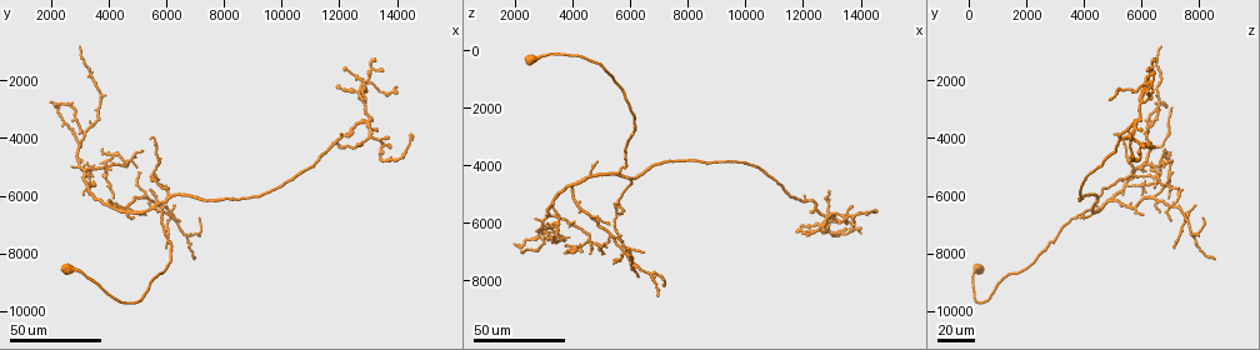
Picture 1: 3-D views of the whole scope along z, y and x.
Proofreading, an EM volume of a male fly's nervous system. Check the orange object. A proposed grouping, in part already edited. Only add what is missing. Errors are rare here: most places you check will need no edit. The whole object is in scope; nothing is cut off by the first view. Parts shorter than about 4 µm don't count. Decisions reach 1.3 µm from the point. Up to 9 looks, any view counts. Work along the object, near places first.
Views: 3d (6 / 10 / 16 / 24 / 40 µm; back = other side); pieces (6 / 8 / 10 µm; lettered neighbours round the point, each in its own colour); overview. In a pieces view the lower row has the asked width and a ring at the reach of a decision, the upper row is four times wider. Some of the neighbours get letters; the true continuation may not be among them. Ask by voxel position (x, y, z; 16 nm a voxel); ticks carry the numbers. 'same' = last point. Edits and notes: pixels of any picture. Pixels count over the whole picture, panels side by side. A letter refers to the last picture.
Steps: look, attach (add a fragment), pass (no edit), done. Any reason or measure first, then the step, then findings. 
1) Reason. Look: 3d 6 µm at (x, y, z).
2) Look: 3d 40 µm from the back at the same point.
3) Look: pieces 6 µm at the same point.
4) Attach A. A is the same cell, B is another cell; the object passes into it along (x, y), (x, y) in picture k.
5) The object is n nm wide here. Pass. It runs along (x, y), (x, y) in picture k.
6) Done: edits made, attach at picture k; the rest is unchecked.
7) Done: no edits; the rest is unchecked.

An open end. Look: 3d 40 µm at (14000, 2200, 6300).

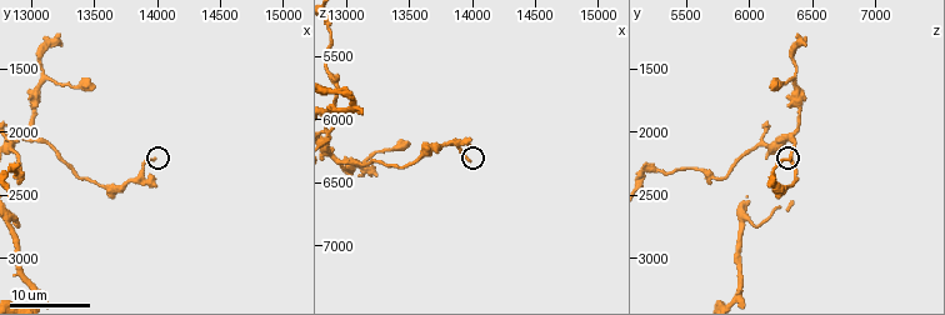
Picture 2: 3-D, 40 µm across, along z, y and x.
See the neighbours. Look: pieces 8 µm at (13960, 2200, 6340).

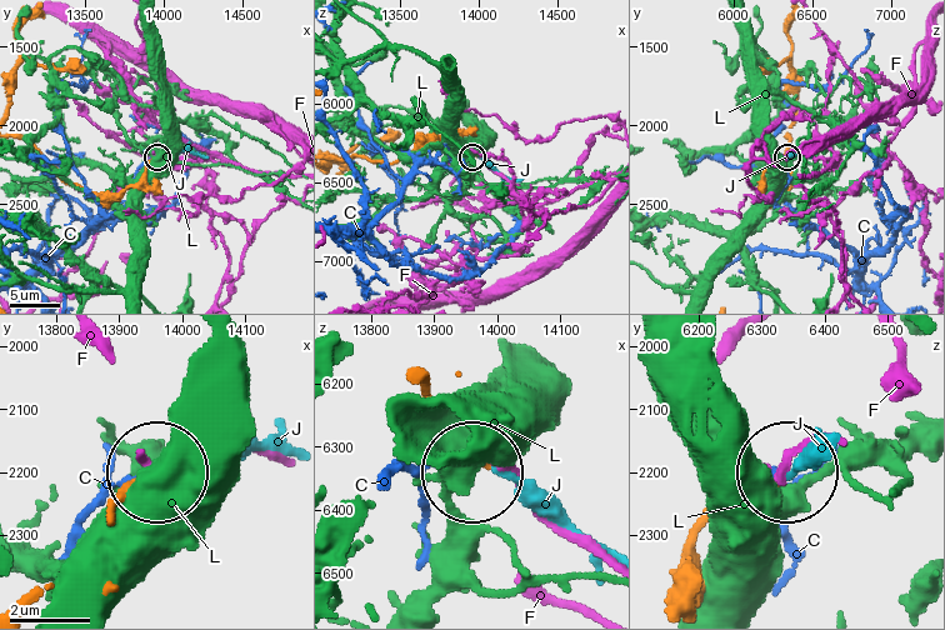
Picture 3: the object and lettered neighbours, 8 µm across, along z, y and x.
The object is 180 nm wide here. Attach J. J is the same cell, C, F and L are other cells; the object passes into it along (414, 381), (494, 469), (601, 543) in picture 3; it goes on there.

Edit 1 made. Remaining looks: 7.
Free end. Look: 3d 40 µm at (13800, 4600, 5900).

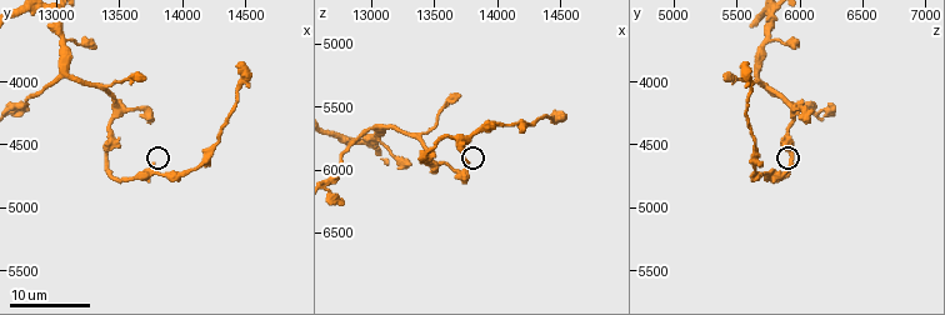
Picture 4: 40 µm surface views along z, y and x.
Zoom in. Look: 3d 6 µm at (13760, 4640, 5940).

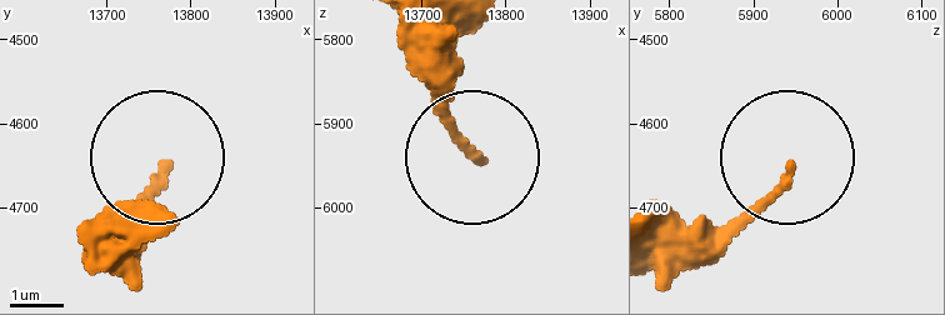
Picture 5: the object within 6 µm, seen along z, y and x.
See the neighbours. Look: pieces 8 µm at (13765, 4655, 5940).

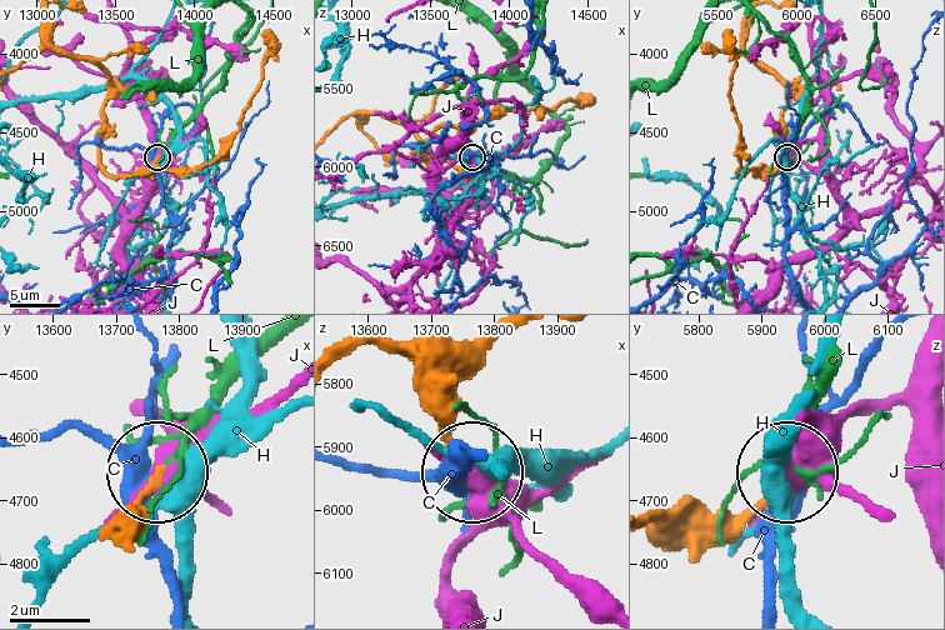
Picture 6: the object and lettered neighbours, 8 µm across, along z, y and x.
Pass. C, H, J and L are other cells; no lettered fragment goes on from it.

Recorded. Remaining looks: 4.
An open end. Look: 3d 40 µm at (6200, 6300, 7800).

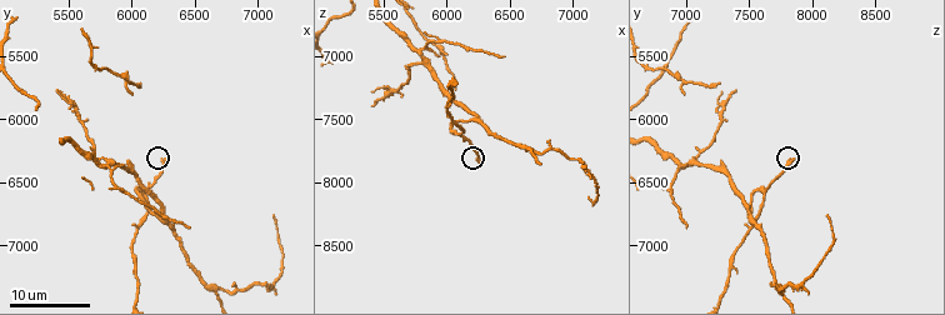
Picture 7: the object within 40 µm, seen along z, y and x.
Look: pieces 8 µm at (6260, 6340, 7840).

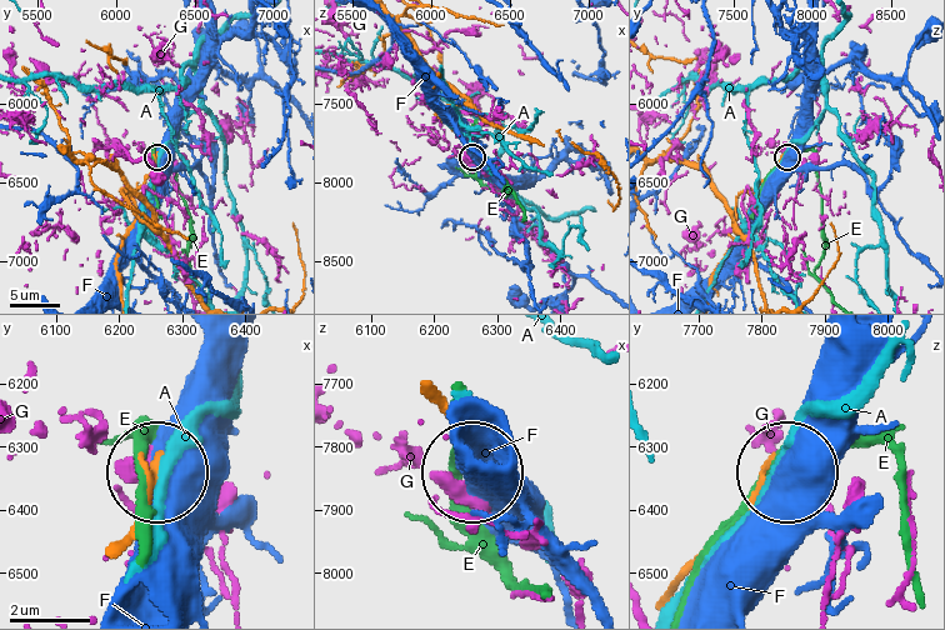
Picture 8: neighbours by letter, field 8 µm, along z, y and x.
The object is 200 nm wide here. Pass. A, E, F and G are other cells; it runs along (669, 585), (776, 478) in picture 8; no lettered fragment goes on from it.

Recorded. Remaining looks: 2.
An open end. Look: 3d 40 µm at (5200, 6700, 6000).

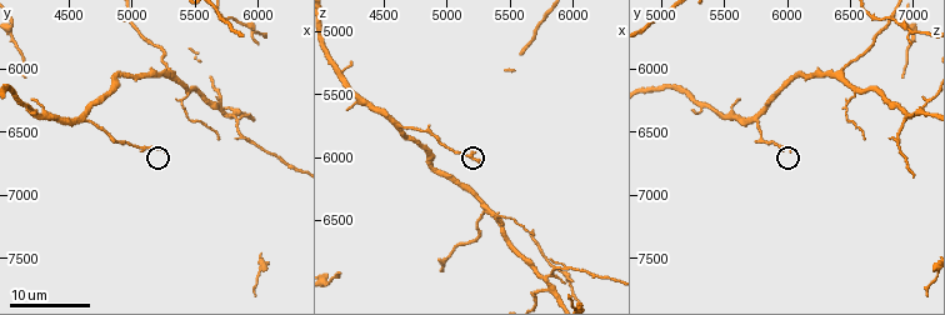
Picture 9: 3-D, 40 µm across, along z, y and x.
Look: pieces 8 µm at (5240, 6660, 6000).

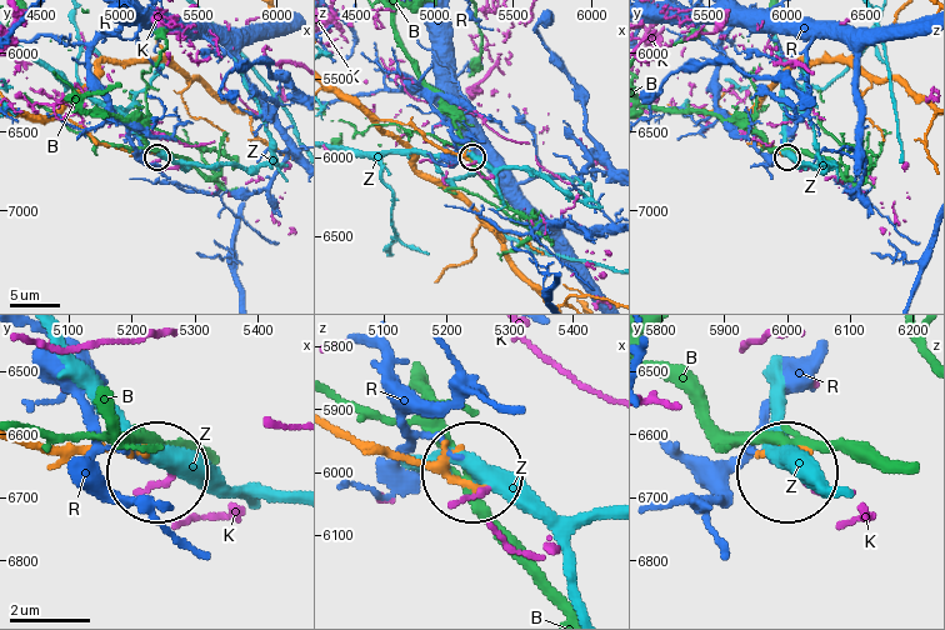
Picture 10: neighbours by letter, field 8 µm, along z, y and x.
Pass. B, K, R and Z are other cells; it runs along (340, 428), (481, 485) in picture 10; no lettered fragment goes on from it.

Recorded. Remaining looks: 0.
Done: edits made, attach at picture 3; the rest is unchecked.

